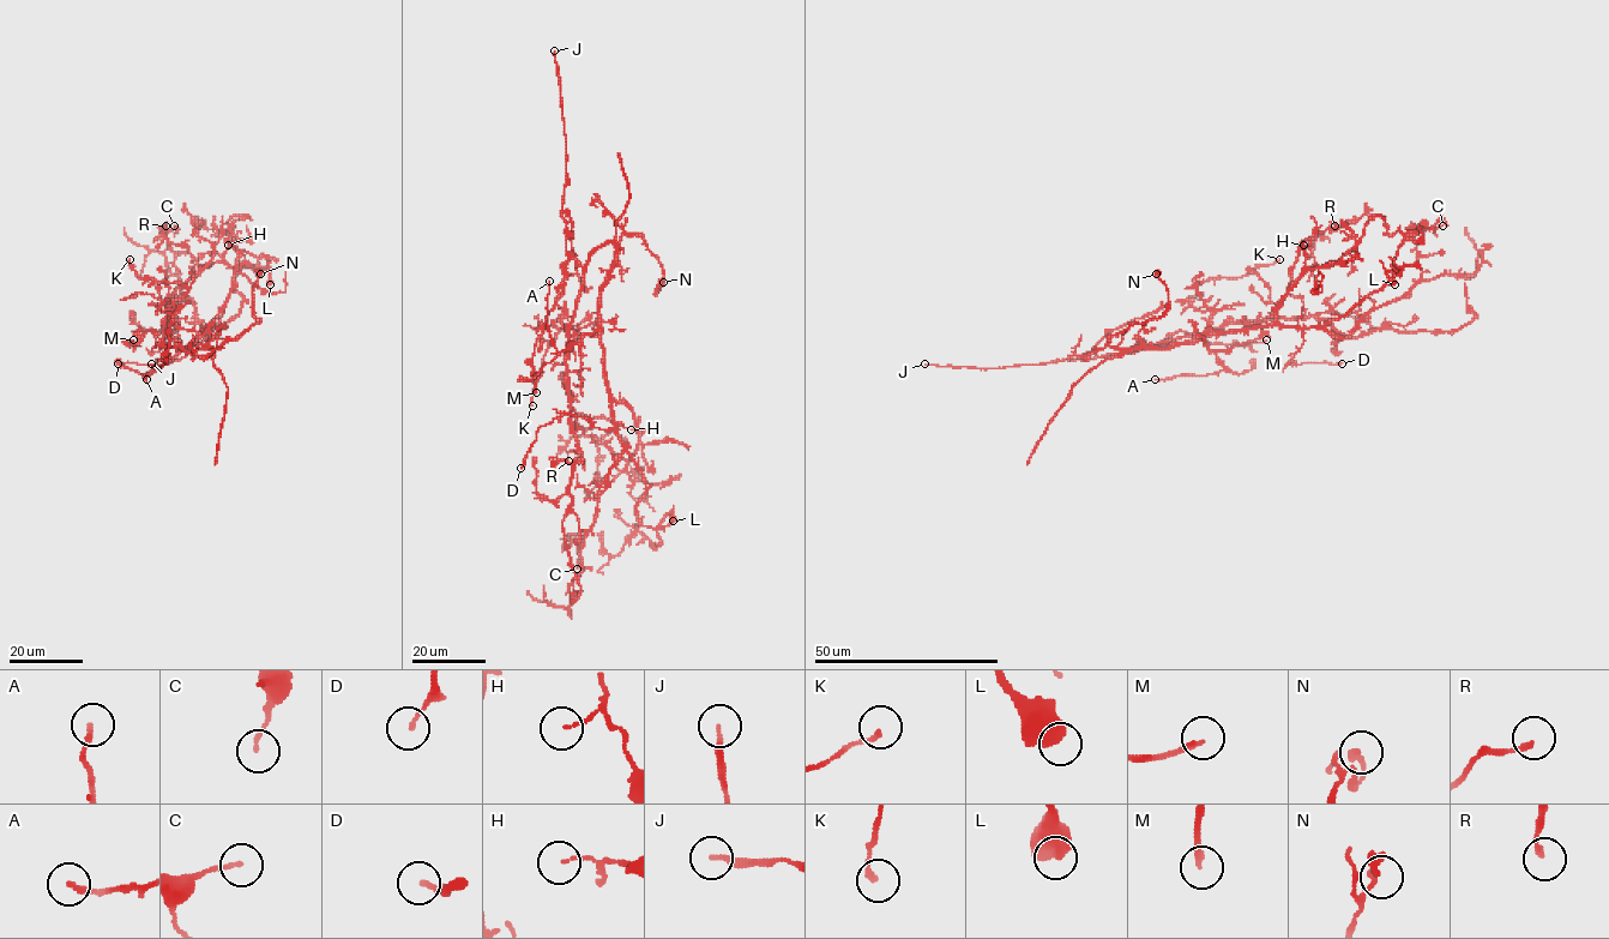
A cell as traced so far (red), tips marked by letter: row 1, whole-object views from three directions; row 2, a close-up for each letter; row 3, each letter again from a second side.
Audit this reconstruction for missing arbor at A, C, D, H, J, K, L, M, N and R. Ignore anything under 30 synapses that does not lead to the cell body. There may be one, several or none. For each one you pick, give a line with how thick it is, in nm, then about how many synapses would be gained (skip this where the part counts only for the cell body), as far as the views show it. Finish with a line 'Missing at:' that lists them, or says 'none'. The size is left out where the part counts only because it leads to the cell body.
Missing at: none

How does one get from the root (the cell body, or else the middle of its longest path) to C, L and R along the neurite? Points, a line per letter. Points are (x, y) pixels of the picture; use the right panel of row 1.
C: (1136, 348), (1269, 326), (1318, 327), (1345, 338), (1420, 278), (1408, 230), (1442, 226)
L: (1136, 348), (1164, 348), (1269, 326), (1324, 327), (1345, 315), (1402, 268), (1397, 275), (1386, 271), (1394, 284)
R: (1136, 348), (1164, 348), (1267, 327), (1283, 296), (1302, 275), (1333, 263), (1319, 266), (1309, 245), (1335, 226)

